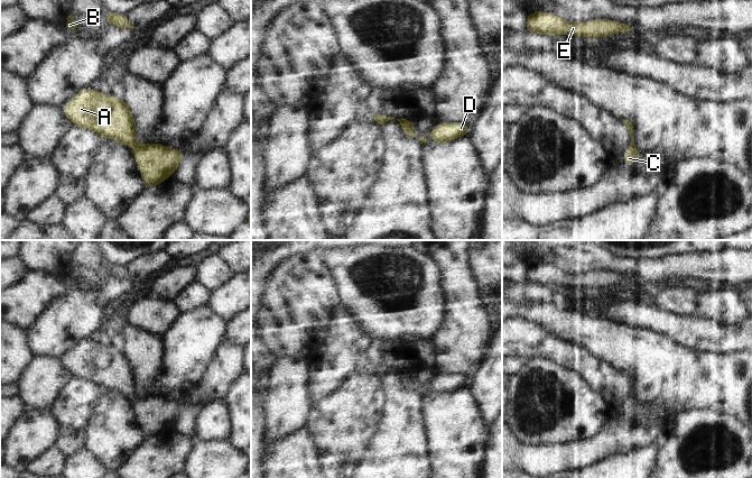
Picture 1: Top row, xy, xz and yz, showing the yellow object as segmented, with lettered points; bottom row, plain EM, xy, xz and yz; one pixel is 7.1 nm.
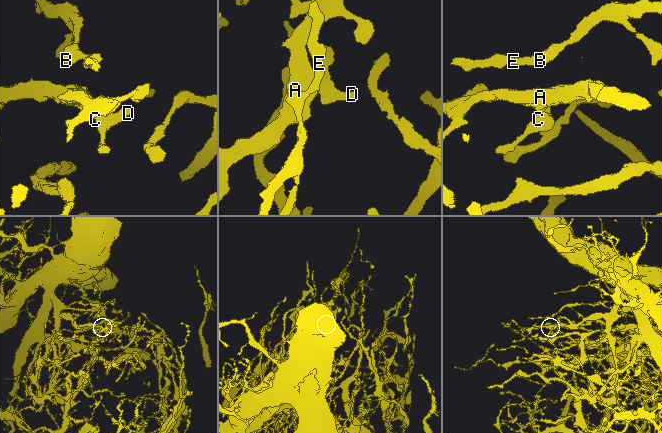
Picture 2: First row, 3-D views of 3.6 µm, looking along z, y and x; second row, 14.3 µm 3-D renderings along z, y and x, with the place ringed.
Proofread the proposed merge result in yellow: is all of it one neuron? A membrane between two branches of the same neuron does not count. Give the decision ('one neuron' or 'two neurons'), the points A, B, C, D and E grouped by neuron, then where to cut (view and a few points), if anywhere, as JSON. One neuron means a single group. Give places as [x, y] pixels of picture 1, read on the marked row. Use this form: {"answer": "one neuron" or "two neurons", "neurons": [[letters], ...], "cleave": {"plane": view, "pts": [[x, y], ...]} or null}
{"answer": "one neuron", "neurons": [["A", "B", "C", "D", "E"]], "cleave": null}

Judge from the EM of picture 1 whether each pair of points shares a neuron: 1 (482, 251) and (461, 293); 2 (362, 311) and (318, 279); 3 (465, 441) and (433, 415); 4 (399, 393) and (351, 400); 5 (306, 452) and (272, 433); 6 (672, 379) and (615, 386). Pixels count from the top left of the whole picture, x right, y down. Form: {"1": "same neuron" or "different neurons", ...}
{"1": "different neurons", "2": "different neurons", "3": "same neuron", "4": "different neurons", "5": "different neurons", "6": "different neurons"}

